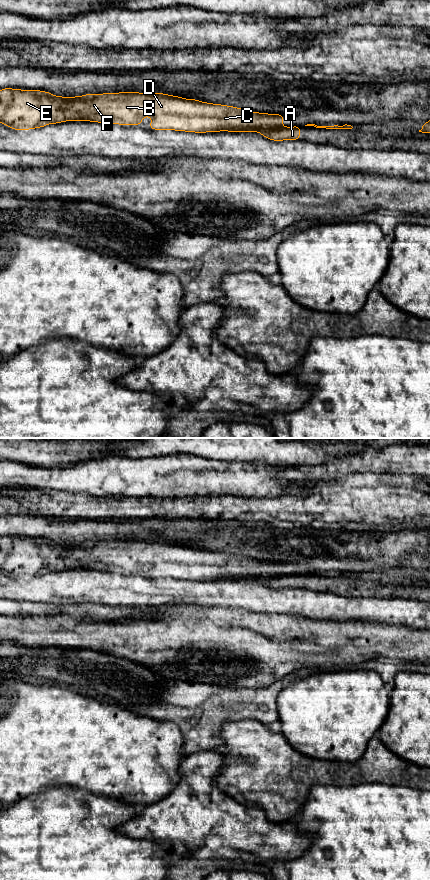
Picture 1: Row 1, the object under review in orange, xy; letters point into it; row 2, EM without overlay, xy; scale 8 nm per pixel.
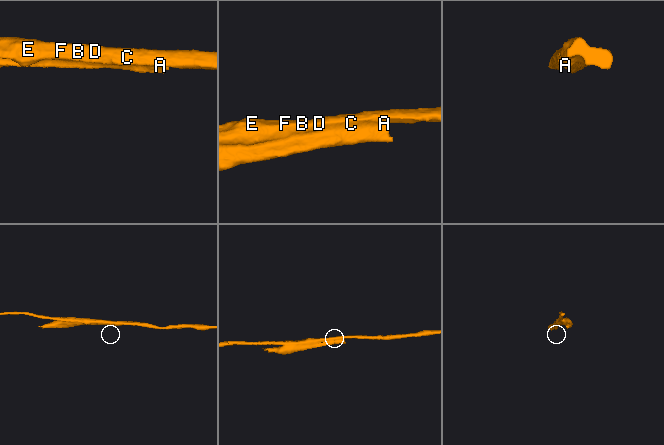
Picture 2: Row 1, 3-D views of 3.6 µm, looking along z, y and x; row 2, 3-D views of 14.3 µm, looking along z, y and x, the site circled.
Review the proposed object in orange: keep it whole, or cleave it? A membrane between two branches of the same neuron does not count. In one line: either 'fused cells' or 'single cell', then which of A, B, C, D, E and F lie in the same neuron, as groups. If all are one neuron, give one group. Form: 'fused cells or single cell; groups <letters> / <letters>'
fused cells; groups A / B C D E F

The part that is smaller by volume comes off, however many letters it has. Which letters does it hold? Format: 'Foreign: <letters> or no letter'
Foreign: A

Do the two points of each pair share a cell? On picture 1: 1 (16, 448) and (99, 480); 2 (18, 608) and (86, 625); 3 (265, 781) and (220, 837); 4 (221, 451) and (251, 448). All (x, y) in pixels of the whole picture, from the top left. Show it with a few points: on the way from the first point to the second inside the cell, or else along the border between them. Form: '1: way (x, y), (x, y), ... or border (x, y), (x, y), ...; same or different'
1: border (87, 460), (67, 466), (40, 466); different
2: border (26, 616), (68, 615), (73, 618); different
3: border (225, 794), (242, 804), (259, 806), (267, 816); different
4: way (228, 448), (244, 448); same

